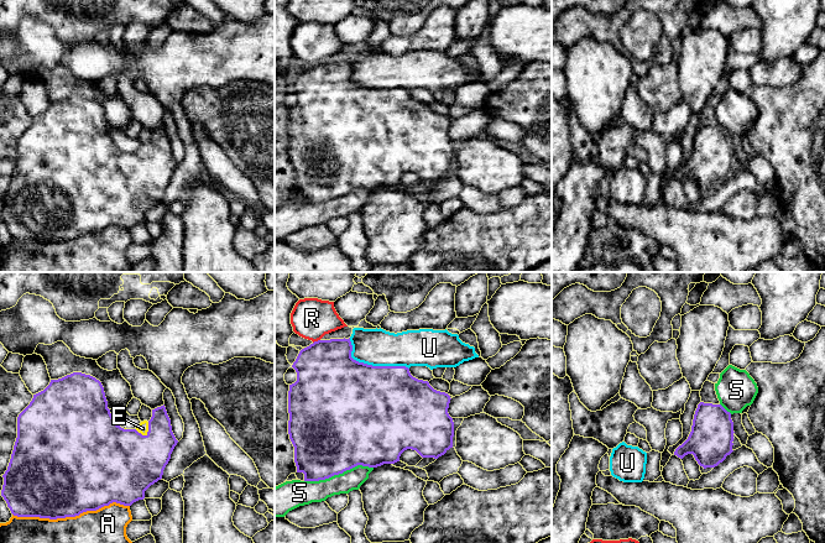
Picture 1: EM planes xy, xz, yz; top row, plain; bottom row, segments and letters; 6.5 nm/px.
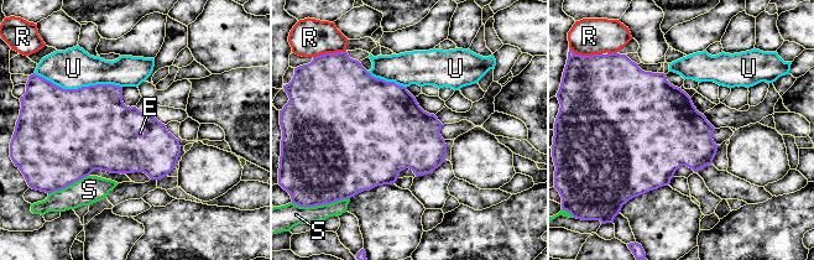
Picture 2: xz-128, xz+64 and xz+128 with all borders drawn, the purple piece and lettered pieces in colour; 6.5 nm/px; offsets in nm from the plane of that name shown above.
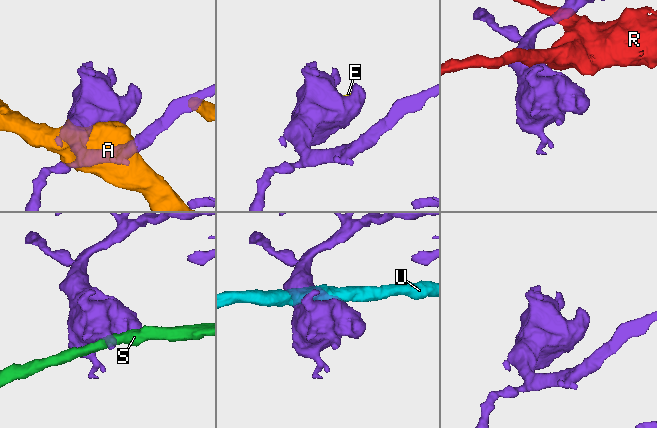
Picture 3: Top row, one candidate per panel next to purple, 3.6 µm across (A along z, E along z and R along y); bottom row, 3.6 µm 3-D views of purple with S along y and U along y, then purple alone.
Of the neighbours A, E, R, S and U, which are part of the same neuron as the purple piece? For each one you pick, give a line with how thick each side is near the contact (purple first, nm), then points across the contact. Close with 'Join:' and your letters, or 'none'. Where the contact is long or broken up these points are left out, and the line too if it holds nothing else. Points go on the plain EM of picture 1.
E: Thickness 440 nm (purple) against 70 nm
Join: E

